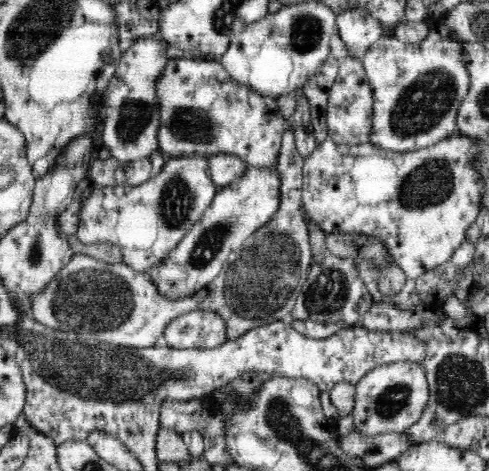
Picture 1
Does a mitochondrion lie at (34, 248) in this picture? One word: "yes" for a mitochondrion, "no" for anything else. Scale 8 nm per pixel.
yes

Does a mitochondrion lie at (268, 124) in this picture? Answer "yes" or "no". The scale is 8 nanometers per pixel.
no

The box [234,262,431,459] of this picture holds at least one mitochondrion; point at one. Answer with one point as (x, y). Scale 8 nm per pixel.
(330, 290)

